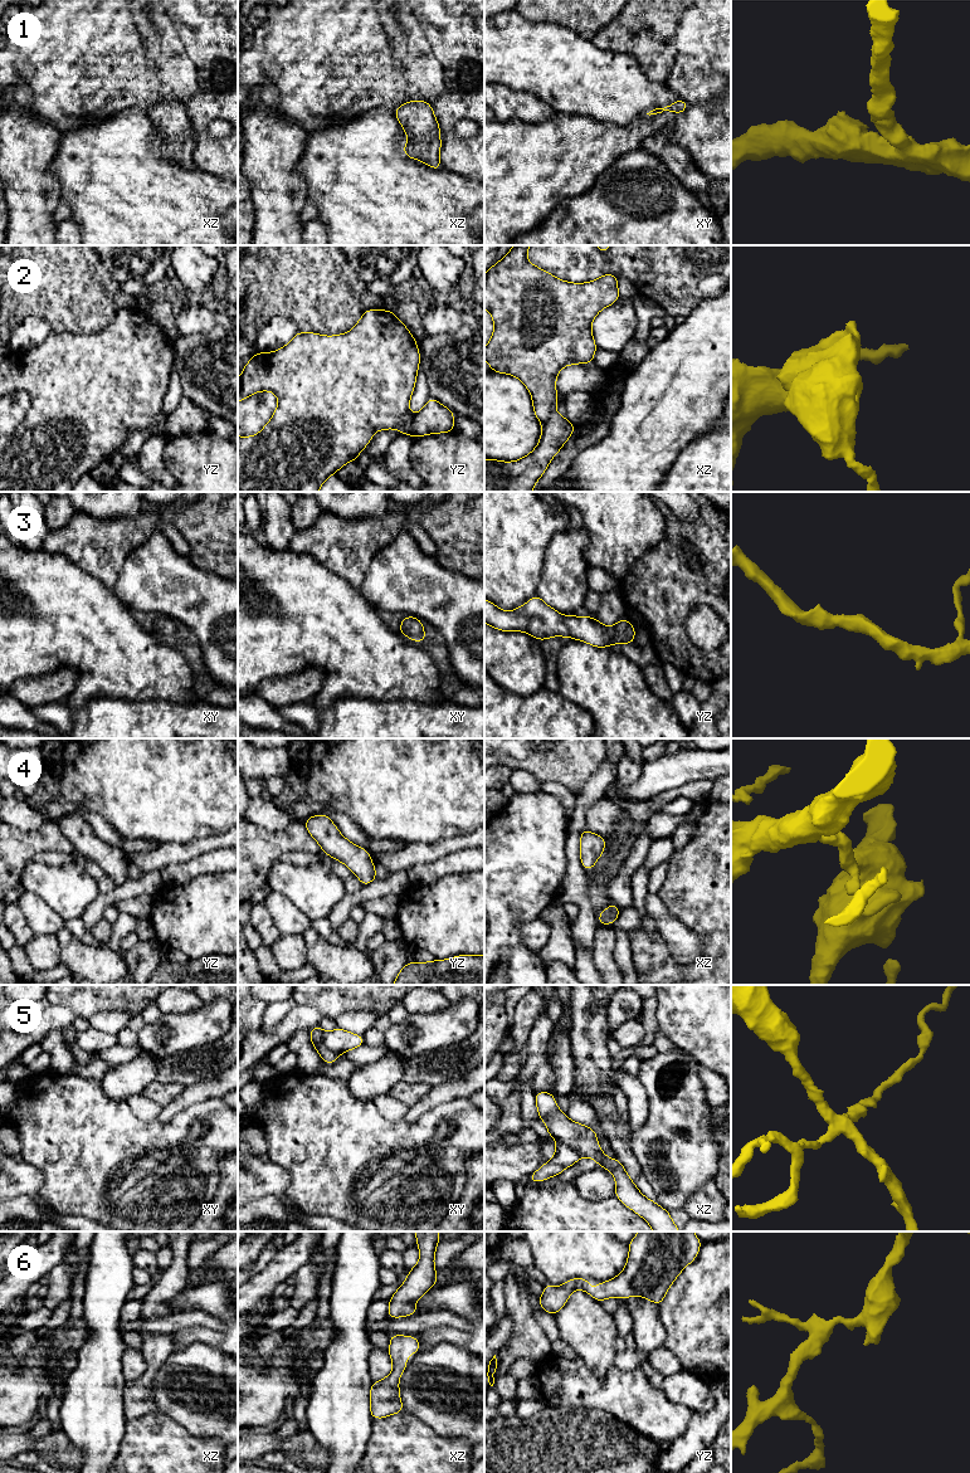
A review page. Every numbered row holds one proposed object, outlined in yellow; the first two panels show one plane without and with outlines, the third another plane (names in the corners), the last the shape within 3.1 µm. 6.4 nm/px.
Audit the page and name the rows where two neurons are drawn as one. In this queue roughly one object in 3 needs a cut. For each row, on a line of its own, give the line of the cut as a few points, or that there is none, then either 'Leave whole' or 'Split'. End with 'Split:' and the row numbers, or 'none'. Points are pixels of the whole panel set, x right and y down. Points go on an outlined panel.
1: No split. Leave whole
2: Split along yz (414, 415), (398, 429). Split
3: No split. Leave whole
4: No split. Leave whole
5: Split along xy (322, 1032), (322, 1043), (339, 1053). Split
6: No split. Leave whole
Split: 2, 5

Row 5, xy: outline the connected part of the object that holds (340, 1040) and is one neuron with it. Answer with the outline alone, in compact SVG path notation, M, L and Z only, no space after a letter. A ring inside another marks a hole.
M336 1028L332 1031L323 1031L322 1043L330 1050L346 1053L351 1049L364 1045L365 1039L362 1035Z

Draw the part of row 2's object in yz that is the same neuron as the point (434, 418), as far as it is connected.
M429 396L425 406L414 415L408 425L403 425L399 431L410 436L424 436L429 434L454 431L454 413Z

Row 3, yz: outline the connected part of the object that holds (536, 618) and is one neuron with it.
M538 595L525 605L503 611L484 599L484 623L501 631L525 631L542 642L552 636L572 638L596 648L611 644L634 644L635 628L622 618L613 626L604 626L596 618L562 615Z

